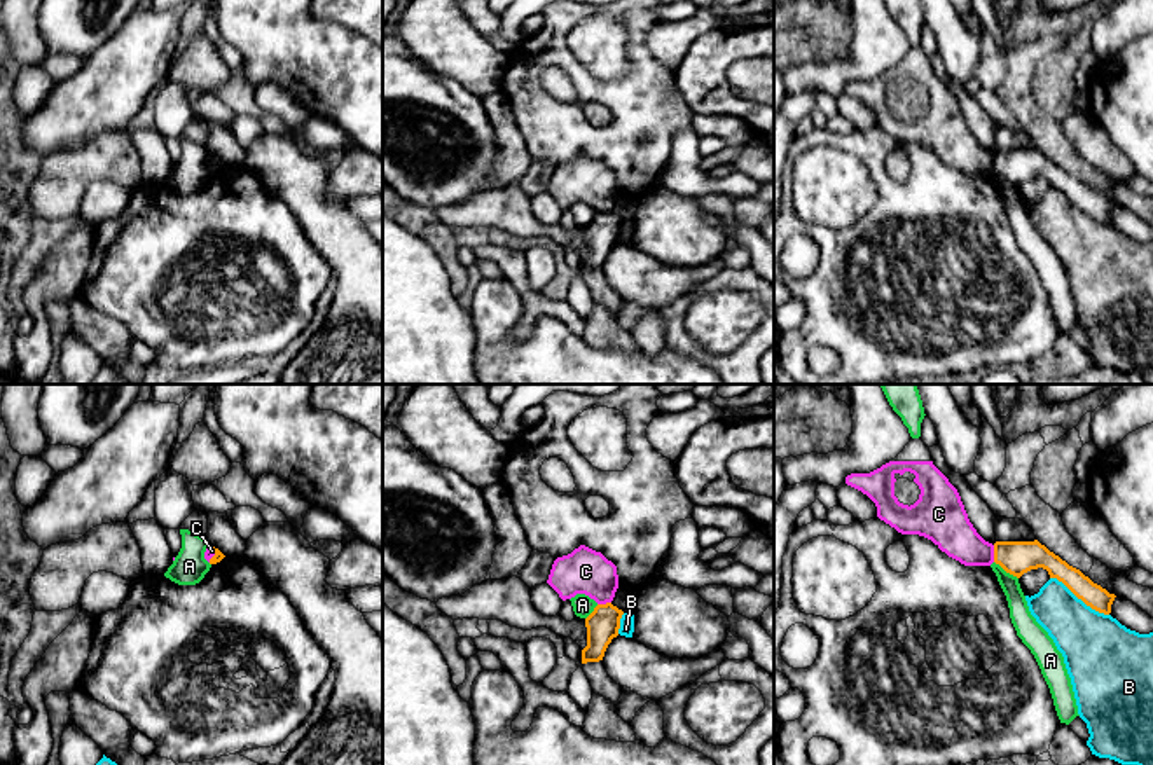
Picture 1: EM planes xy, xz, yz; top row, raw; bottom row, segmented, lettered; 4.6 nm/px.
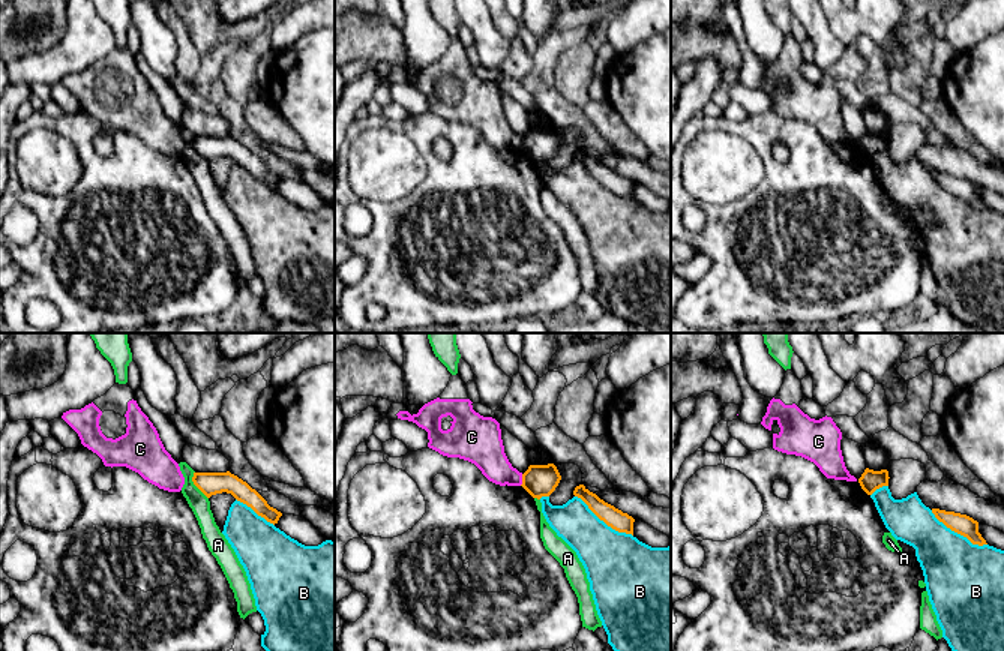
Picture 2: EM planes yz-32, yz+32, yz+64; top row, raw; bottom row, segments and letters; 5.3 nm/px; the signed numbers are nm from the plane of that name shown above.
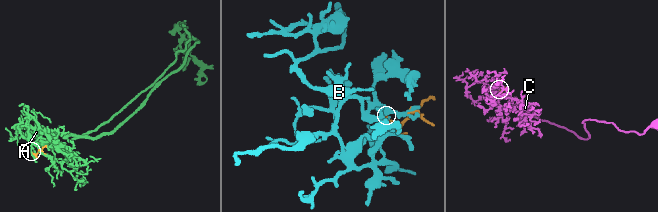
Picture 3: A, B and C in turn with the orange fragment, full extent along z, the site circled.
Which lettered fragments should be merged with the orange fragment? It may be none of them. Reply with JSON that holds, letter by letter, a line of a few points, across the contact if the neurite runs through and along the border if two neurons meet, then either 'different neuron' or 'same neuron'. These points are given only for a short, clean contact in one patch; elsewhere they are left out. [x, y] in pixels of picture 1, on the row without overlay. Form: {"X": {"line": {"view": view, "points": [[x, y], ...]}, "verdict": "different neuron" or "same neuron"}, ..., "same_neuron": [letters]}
{"A": {"verdict": "different neuron"}, "B": {"verdict": "different neuron"}, "C": {"line": {"view": "yz", "points": [[993, 154], [994, 170]]}, "verdict": "different neuron"}, "same_neuron": []}

